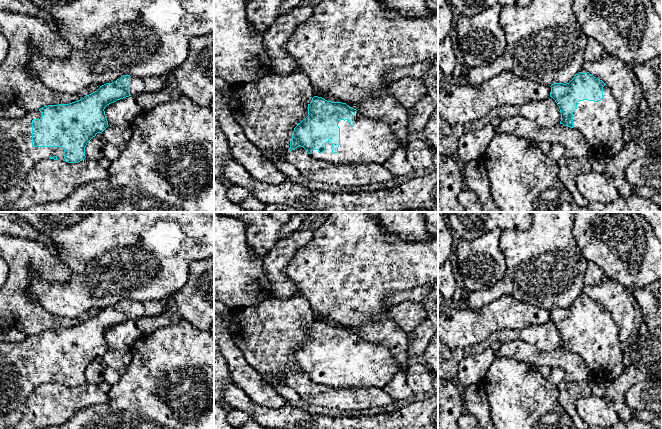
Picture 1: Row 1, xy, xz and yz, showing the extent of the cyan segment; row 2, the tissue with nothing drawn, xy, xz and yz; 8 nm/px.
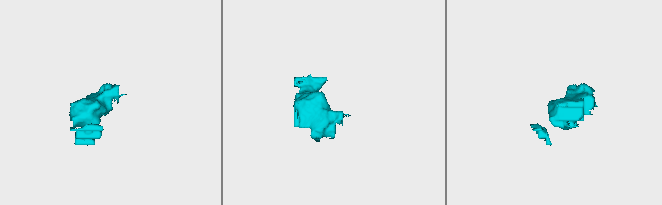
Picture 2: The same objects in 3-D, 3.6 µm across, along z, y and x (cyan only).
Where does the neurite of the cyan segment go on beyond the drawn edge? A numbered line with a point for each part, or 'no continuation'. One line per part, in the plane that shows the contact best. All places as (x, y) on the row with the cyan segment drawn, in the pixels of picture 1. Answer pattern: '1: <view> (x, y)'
1: xz (370, 141)

